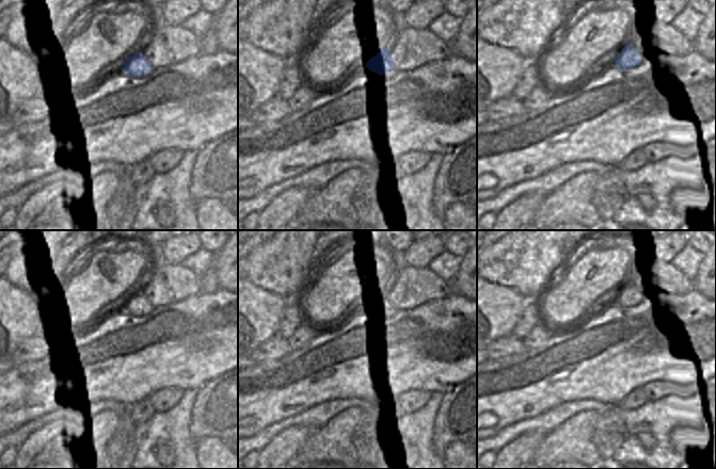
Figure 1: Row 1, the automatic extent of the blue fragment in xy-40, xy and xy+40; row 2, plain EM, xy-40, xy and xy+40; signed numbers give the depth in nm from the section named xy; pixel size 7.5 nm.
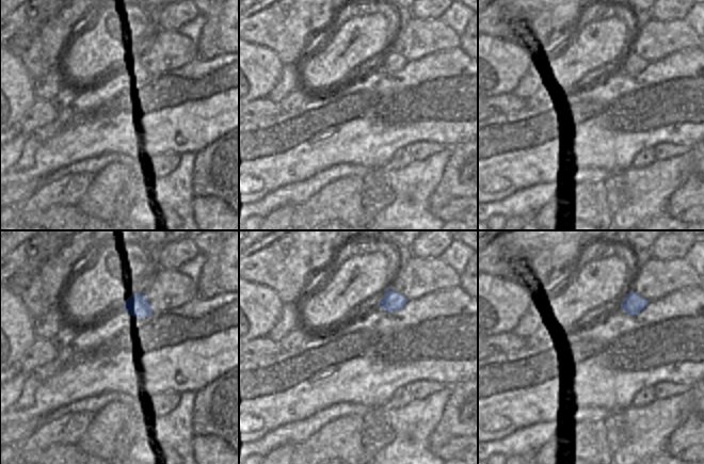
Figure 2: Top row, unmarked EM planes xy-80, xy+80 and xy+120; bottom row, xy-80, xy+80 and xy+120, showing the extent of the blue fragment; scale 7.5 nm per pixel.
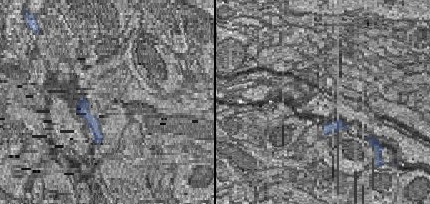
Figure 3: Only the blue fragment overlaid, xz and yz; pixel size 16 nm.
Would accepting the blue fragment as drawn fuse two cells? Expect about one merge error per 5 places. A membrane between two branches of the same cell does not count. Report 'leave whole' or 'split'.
leave whole

